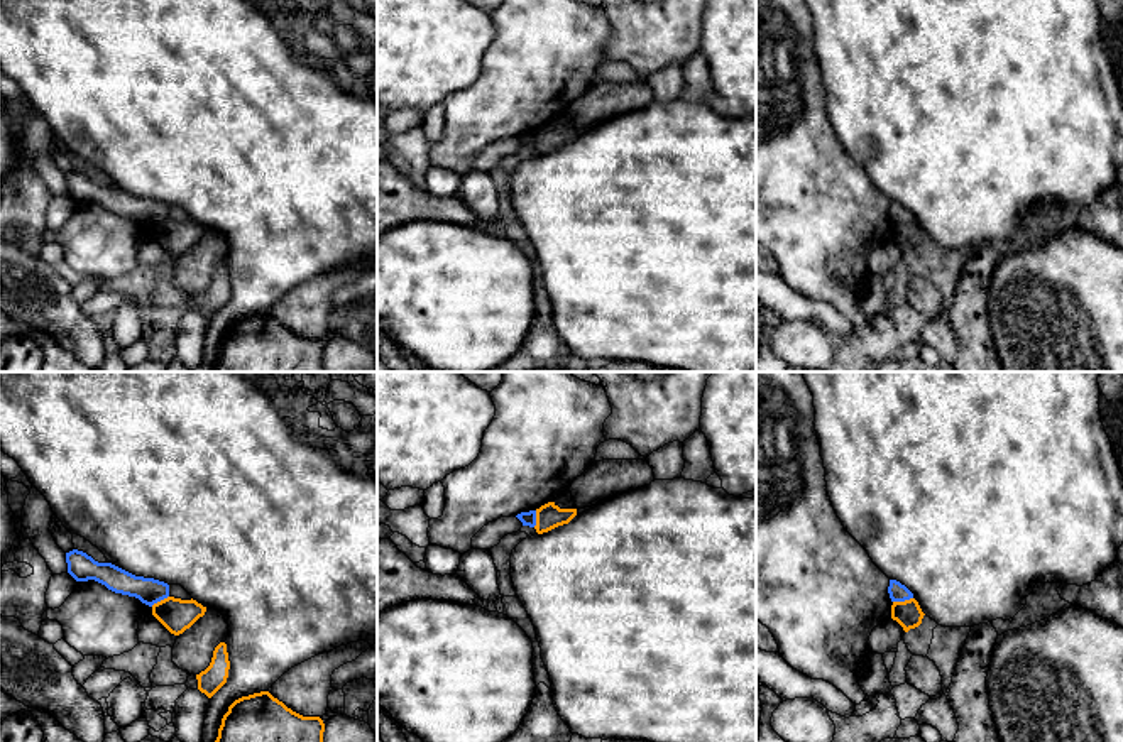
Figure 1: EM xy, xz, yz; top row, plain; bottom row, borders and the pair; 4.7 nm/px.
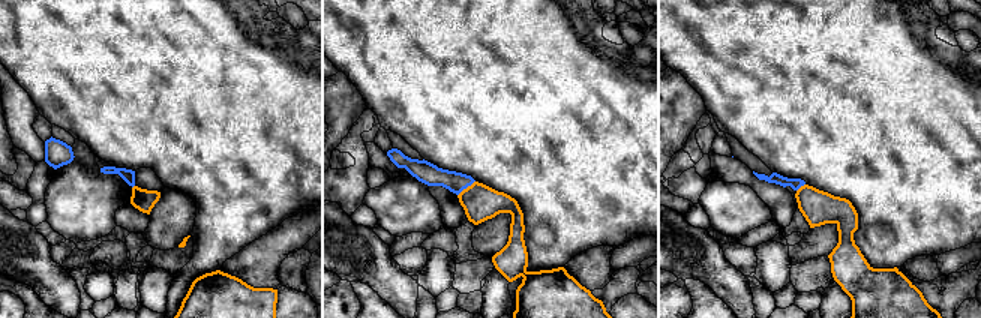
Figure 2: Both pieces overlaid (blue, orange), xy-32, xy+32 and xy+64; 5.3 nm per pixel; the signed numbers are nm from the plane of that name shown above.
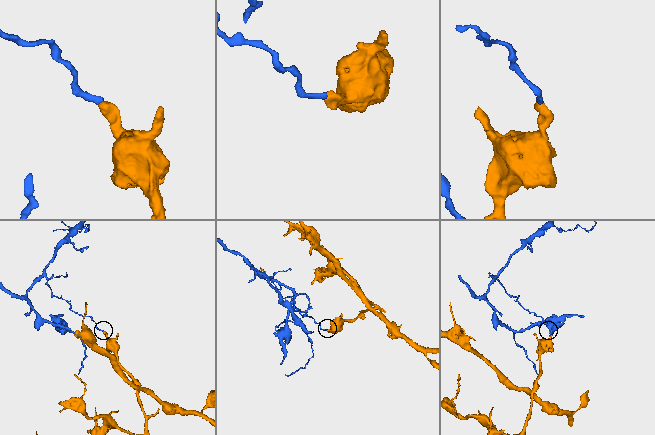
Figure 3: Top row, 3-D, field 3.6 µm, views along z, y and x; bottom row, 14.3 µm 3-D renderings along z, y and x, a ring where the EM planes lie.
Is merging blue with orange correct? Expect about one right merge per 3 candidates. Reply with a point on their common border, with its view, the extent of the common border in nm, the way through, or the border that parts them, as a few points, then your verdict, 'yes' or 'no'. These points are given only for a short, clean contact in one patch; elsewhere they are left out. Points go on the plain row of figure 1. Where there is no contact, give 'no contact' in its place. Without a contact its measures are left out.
meets blue in yz at (902, 222); contact 100 nm long; border along yz (912, 218), (893, 223); no

